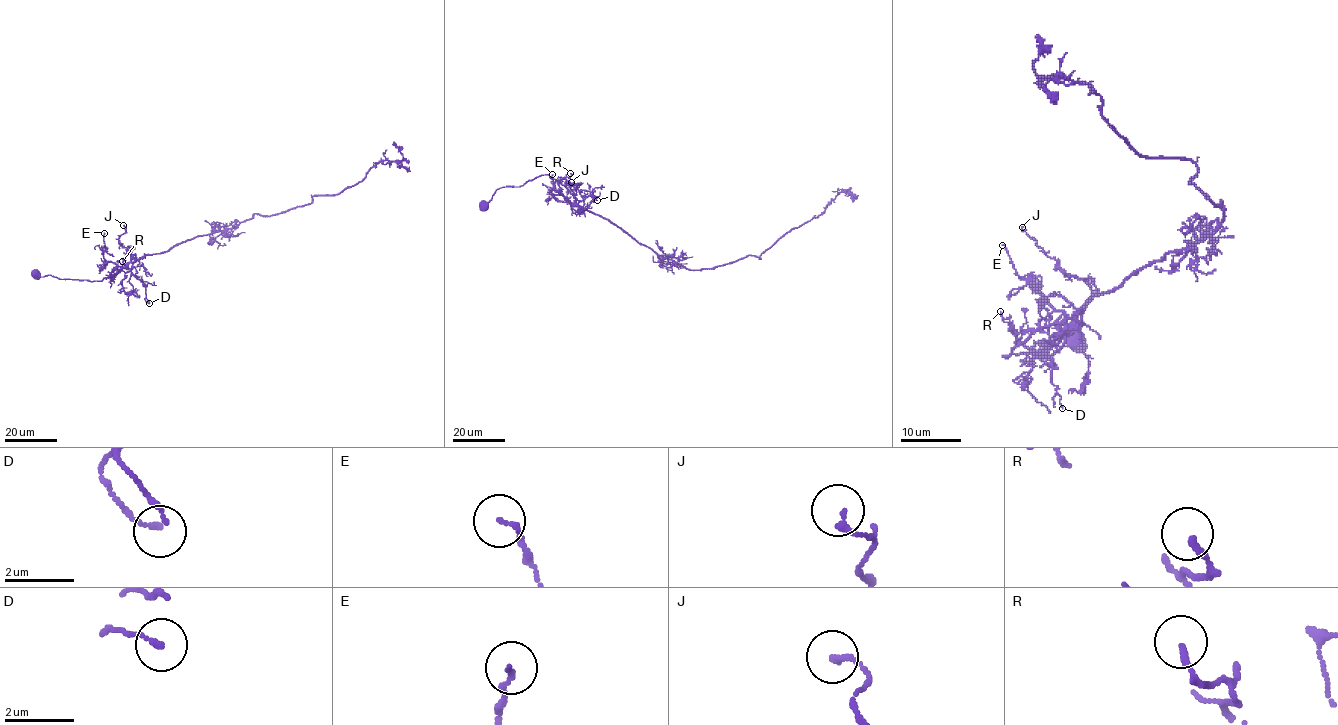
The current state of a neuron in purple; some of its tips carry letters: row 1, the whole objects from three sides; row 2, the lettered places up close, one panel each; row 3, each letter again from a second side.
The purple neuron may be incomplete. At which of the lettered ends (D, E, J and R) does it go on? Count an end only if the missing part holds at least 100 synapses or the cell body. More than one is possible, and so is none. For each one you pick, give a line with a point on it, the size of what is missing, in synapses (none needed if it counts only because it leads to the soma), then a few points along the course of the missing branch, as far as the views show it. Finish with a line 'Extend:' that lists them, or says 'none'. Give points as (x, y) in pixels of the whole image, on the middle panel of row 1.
Extend: none

